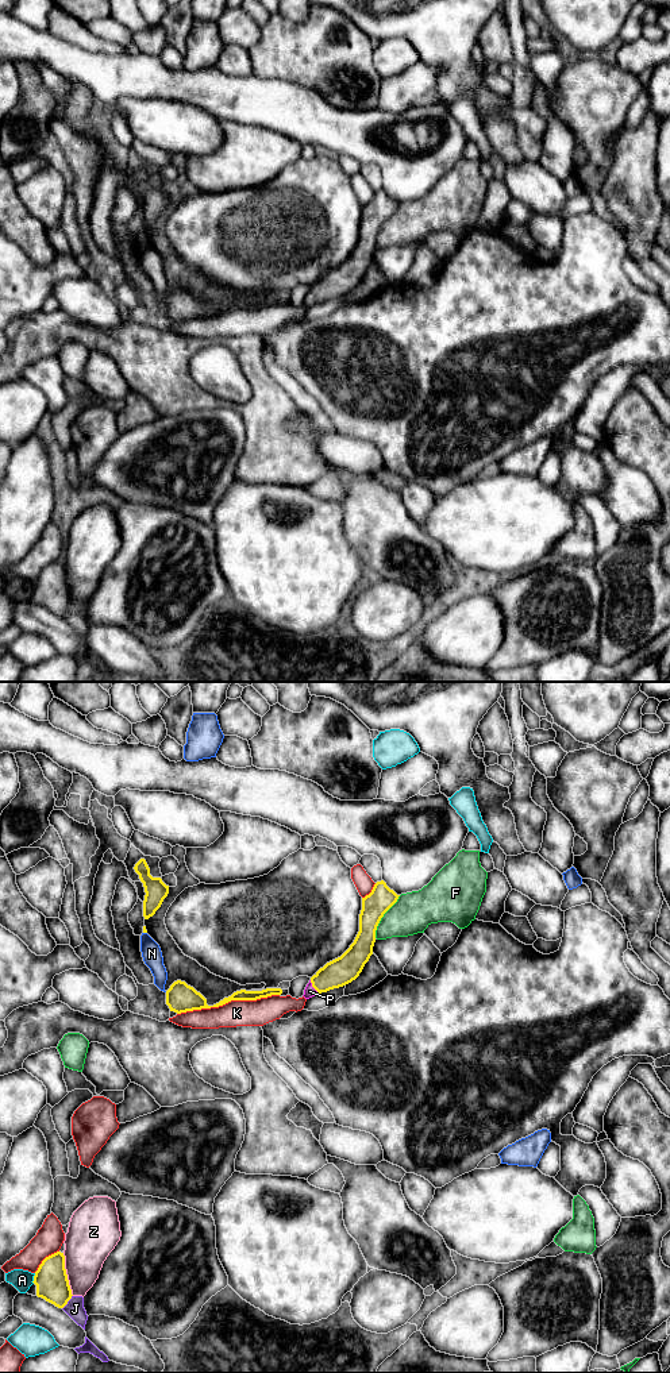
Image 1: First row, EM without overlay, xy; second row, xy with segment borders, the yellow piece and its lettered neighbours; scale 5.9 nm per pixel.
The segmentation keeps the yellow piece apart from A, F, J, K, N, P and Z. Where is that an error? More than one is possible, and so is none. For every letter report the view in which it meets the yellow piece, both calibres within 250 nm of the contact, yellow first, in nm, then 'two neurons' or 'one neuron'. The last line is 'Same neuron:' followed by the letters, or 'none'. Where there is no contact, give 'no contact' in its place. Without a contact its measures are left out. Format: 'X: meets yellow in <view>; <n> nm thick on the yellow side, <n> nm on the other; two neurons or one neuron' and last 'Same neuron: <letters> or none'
A: meets yellow in xy; 190 nm thick on the yellow side, 120 nm on the other; two neurons
F: meets yellow in xy; 150 nm thick on the yellow side, 240 nm on the other; two neurons
J: meets yellow in xy; 190 nm thick on the yellow side, 110 nm on the other; two neurons
K: meets yellow in xy; 160 nm thick on the yellow side, 160 nm on the other; two neurons
N: meets yellow in xy; 20 nm thick on the yellow side, 120 nm on the other; two neurons
P: meets yellow in xy; 160 nm thick on the yellow side, 70 nm on the other; one neuron
Z: meets yellow in xy; 190 nm thick on the yellow side, 280 nm on the other; two neurons
Same neuron: P

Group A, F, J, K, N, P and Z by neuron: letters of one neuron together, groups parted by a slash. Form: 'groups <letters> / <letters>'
groups A / F / J / K / N / P / Z

